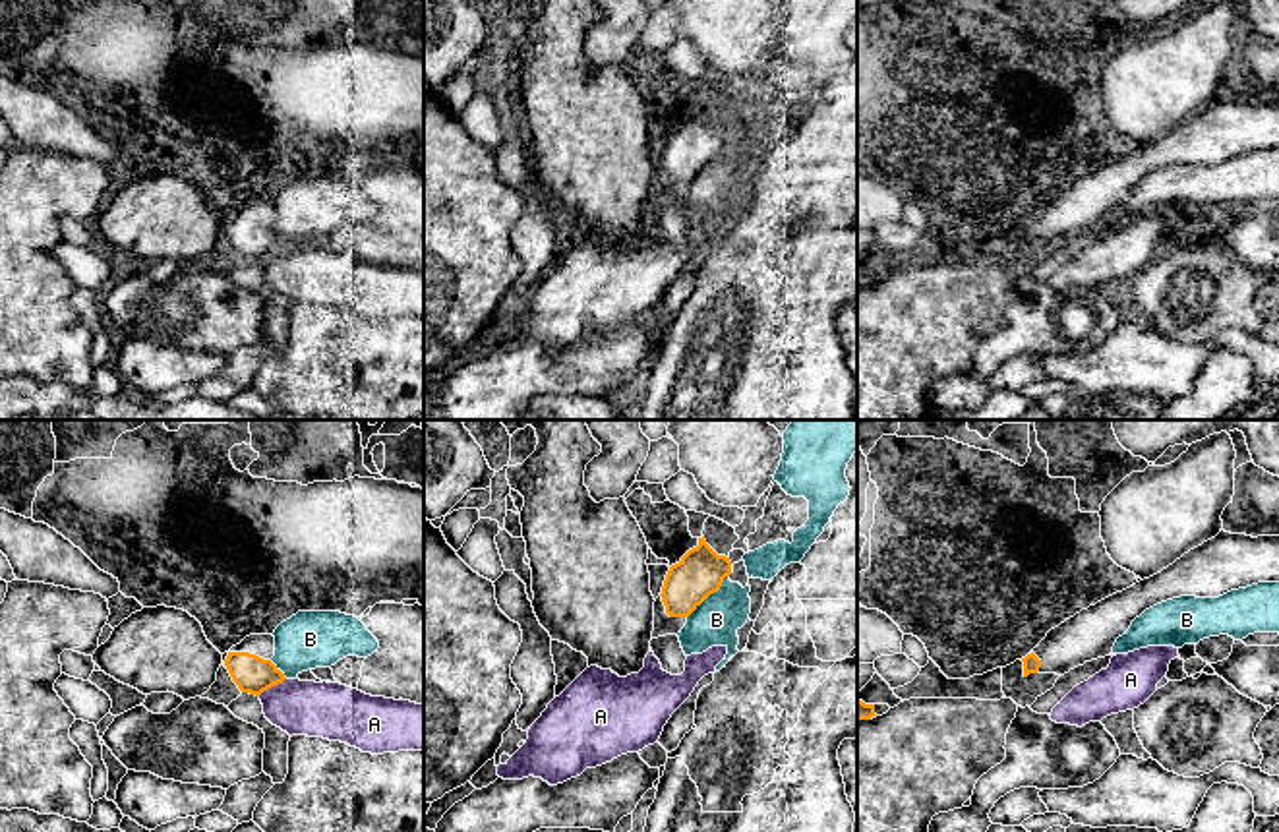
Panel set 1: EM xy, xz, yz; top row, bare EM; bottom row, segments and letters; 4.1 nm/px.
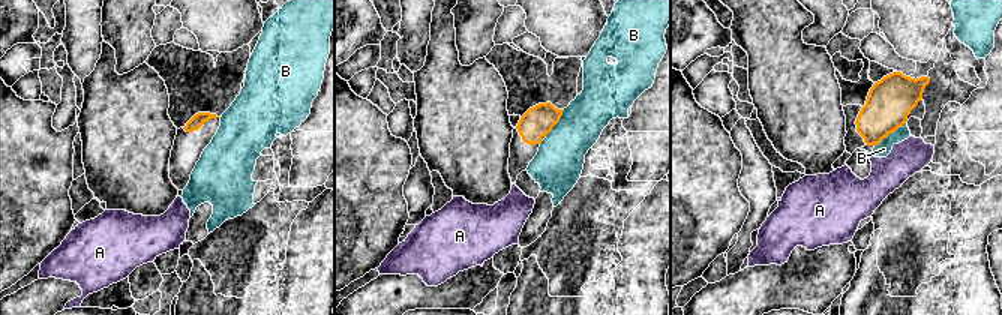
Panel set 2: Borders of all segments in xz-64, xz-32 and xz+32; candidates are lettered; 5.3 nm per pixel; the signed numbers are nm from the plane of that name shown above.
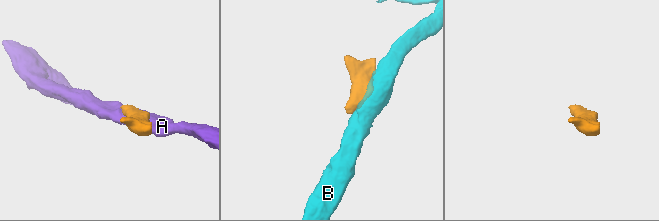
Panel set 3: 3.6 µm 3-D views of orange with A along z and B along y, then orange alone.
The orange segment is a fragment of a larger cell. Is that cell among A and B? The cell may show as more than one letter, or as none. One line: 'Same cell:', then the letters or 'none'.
Same cell: none

